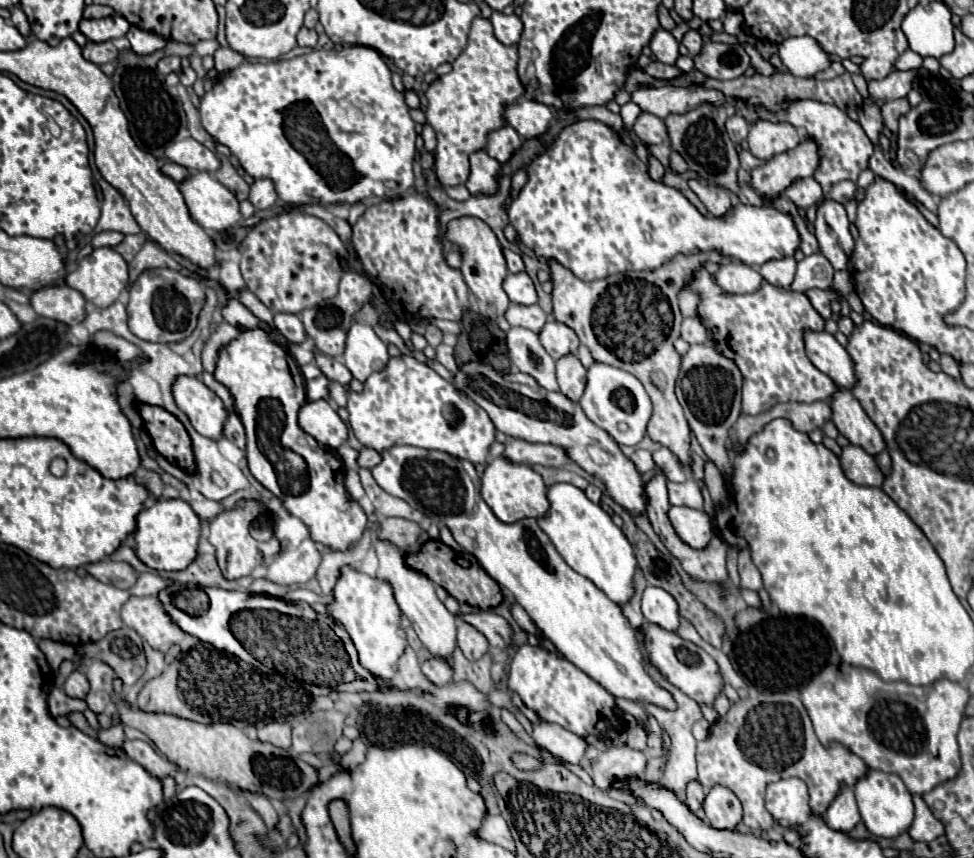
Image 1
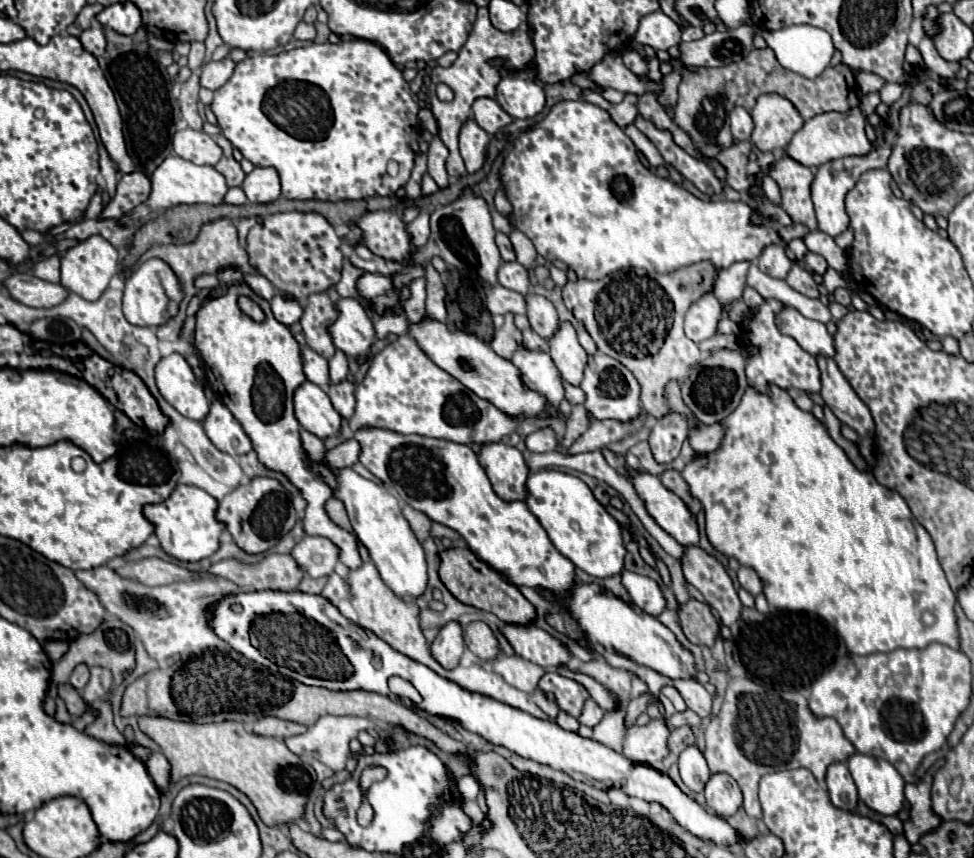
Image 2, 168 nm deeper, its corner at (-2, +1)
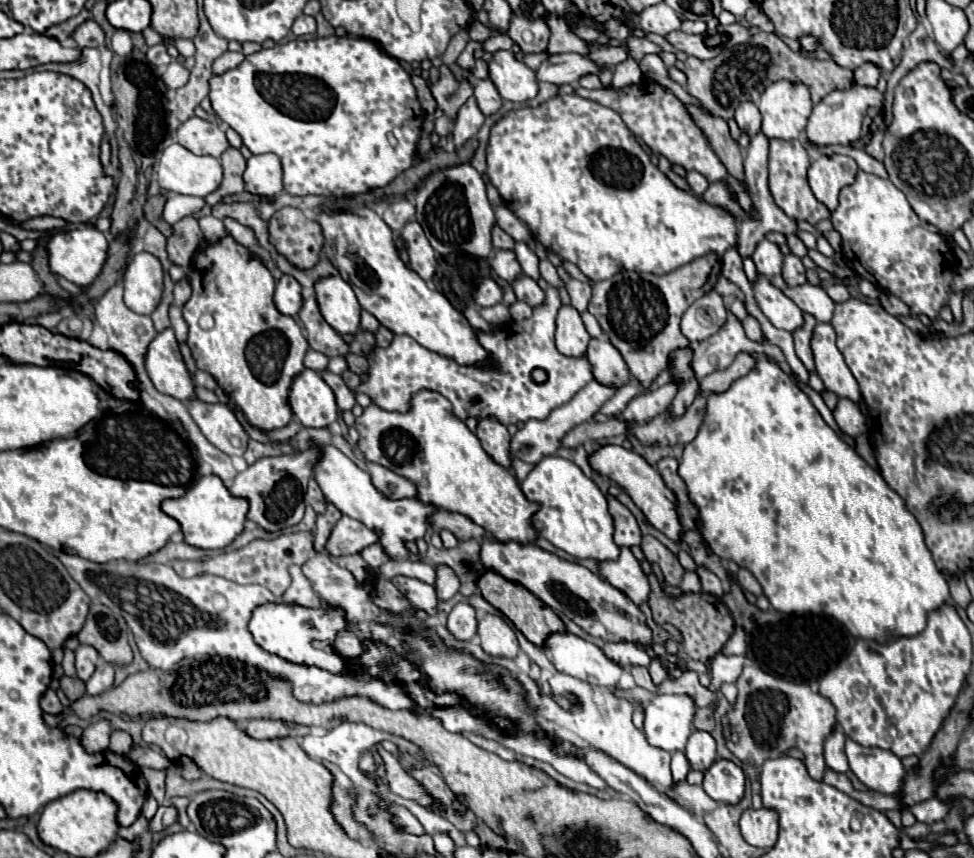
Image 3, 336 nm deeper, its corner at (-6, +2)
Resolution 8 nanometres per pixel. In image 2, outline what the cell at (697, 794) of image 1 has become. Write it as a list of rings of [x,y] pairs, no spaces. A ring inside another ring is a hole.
[[[696,745],[686,747],[680,753],[678,765],[680,765],[680,777],[688,785],[688,789],[694,793],[702,793],[702,789],[706,787],[706,781],[710,779],[710,771],[702,751]]]

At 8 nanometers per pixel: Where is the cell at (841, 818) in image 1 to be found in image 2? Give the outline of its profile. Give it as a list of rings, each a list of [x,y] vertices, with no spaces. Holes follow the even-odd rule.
[[[834,763],[834,765],[828,767],[826,787],[828,787],[830,801],[838,809],[848,809],[848,805],[852,803],[852,797],[858,797],[856,785],[850,777],[850,771],[848,771],[846,763]]]

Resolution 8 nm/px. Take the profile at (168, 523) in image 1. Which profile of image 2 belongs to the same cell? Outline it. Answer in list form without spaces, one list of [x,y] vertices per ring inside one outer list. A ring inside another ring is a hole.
[[[178,485],[172,495],[156,505],[144,507],[144,517],[154,525],[154,535],[160,541],[160,547],[174,559],[184,563],[198,563],[210,557],[218,549],[218,537],[224,529],[222,523],[216,521],[218,501],[200,487],[194,485]]]

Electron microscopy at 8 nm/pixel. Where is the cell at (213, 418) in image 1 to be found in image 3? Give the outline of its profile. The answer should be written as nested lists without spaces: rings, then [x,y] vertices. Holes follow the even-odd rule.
[[[164,328],[148,344],[144,354],[144,366],[156,390],[174,396],[182,402],[194,398],[194,382],[182,362],[178,342],[172,328]]]

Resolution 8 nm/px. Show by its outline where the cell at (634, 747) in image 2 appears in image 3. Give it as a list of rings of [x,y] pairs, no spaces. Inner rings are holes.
[[[656,694],[644,708],[644,734],[652,746],[666,752],[686,748],[696,714],[694,698],[688,694]]]

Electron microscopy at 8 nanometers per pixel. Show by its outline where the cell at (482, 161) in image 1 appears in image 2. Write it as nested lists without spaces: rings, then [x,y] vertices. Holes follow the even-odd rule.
[[[470,117],[460,133],[460,153],[468,173],[476,173],[484,165],[488,143],[490,143],[490,135],[484,129],[480,129],[476,121]]]

